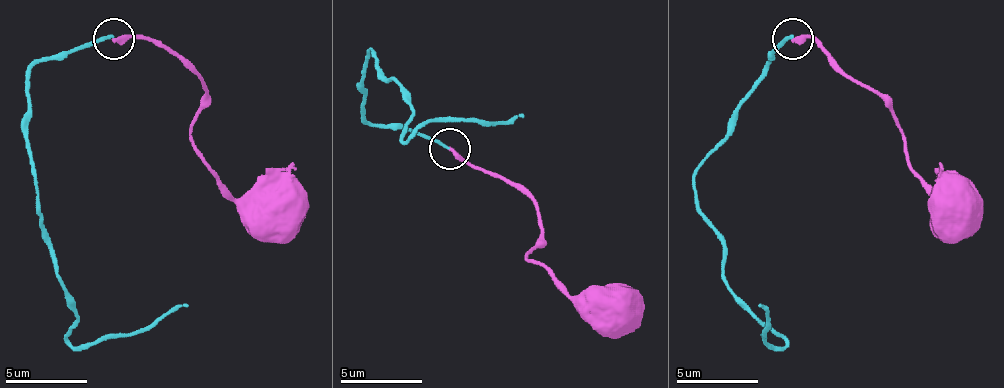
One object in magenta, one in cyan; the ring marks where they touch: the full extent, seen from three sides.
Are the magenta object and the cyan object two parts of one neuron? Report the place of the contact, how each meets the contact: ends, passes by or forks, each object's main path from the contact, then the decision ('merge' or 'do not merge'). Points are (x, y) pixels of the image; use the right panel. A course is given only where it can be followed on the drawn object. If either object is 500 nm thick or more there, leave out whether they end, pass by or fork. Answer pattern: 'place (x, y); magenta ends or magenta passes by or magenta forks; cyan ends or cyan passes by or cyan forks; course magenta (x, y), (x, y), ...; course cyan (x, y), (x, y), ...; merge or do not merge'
place (793, 39); magenta ends; cyan ends; course magenta (794, 40), (810, 36), (847, 72), (876, 93), (897, 122), (905, 155), (942, 200), (933, 212), (946, 208); course cyan (794, 36), (695, 171), (695, 208), (724, 249), (724, 278), (786, 343), (765, 339), (757, 306); do not merge

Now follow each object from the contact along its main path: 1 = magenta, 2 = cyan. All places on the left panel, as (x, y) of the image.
1: (113, 40), (146, 36), (178, 52), (207, 93), (191, 122), (195, 155), (236, 200), (281, 208)
2: (113, 36), (31, 68), (35, 208), (76, 311), (72, 343), (150, 331), (187, 306)

